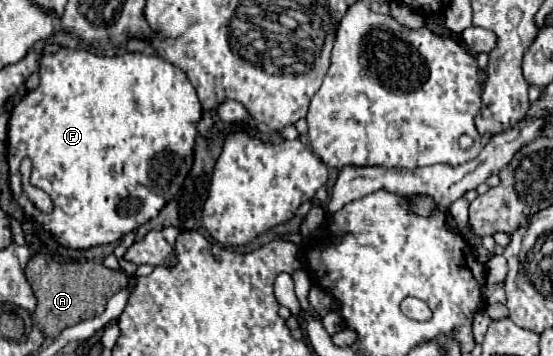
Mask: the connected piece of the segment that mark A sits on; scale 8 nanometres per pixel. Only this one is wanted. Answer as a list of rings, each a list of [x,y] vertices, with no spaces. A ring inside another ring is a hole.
[[[42,243],[40,251],[30,257],[26,265],[26,277],[38,299],[38,307],[32,319],[38,325],[38,329],[48,337],[58,337],[62,329],[76,325],[84,319],[92,319],[94,315],[100,315],[106,307],[106,301],[118,291],[122,291],[124,287],[128,287],[130,281],[124,271],[112,271],[94,261],[60,263],[52,257],[52,251],[46,247],[46,243]],[[64,279],[72,279],[72,281],[64,281]]]

